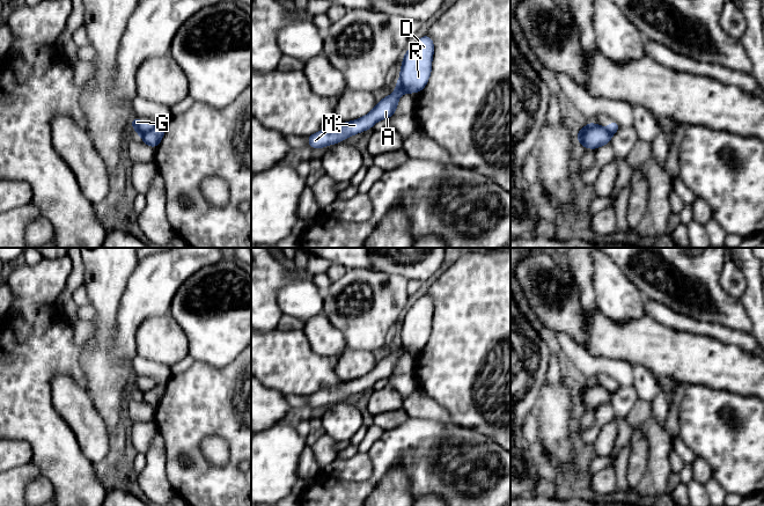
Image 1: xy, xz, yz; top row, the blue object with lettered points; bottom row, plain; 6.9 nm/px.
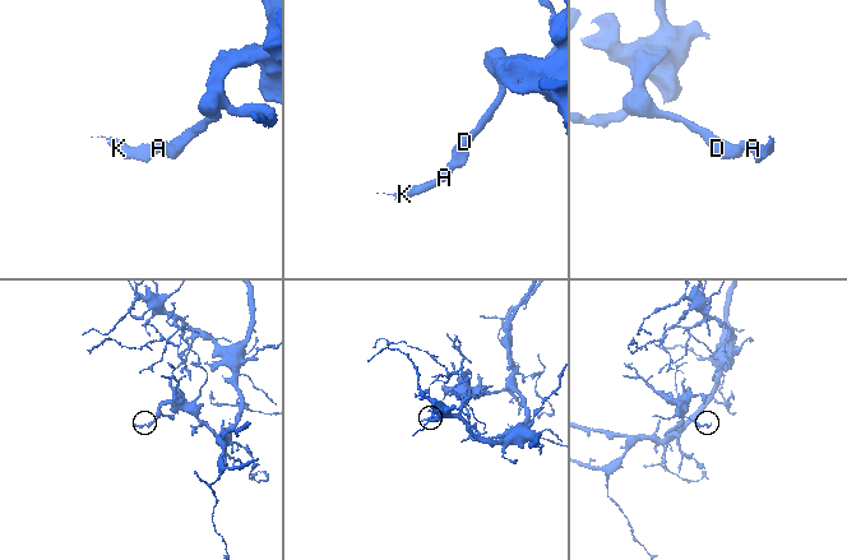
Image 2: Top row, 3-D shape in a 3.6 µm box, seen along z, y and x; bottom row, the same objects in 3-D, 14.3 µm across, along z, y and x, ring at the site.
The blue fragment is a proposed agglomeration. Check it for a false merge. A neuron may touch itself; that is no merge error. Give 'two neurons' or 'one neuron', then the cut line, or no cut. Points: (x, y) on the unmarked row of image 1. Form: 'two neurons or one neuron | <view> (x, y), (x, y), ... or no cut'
two neurons | xz (397, 340), (408, 351)

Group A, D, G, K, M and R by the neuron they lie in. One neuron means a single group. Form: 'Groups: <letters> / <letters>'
Groups: A G K M / D R

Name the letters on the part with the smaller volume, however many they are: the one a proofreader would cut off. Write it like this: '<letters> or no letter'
A, G, K, M

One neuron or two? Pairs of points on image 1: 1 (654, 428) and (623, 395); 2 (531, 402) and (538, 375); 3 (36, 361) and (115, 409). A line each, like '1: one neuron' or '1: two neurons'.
1: two neurons
2: one neuron
3: two neurons

